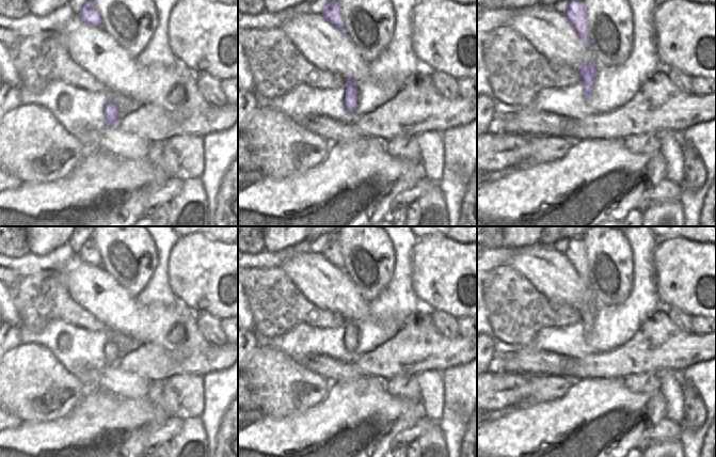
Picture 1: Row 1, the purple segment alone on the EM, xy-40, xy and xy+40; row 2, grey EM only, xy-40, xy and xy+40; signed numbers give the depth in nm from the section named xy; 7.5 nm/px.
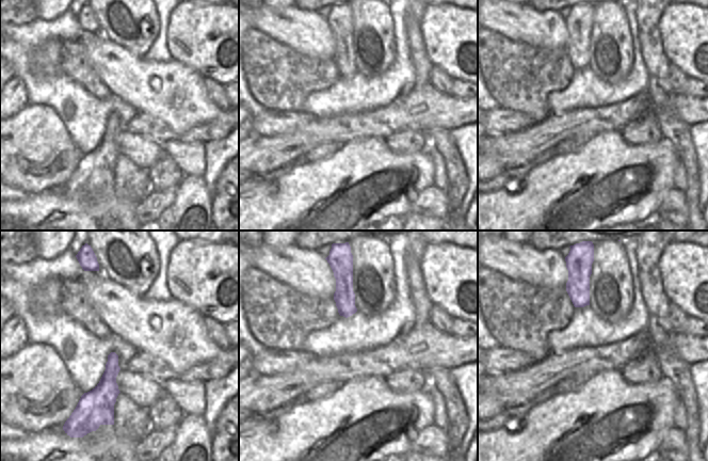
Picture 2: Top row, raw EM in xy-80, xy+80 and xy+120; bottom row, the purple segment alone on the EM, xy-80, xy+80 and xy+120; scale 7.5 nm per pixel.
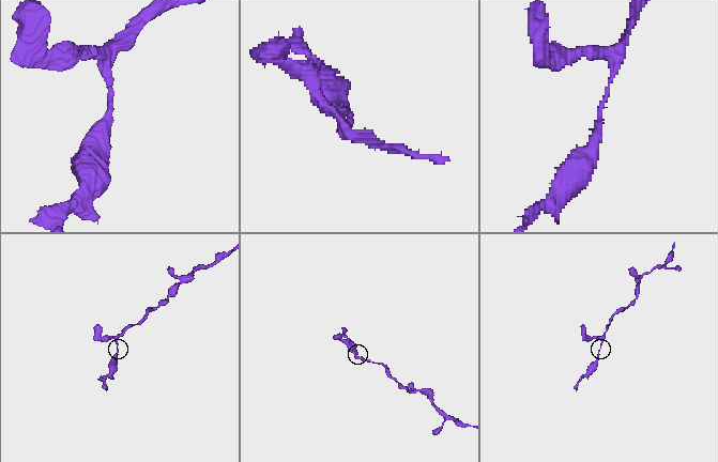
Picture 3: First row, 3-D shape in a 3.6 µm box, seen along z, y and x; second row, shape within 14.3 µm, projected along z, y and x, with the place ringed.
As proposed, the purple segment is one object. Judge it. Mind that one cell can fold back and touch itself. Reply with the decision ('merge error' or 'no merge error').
no merge error

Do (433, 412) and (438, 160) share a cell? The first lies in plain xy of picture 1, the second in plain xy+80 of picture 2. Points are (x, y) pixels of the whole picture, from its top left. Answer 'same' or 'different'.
same

